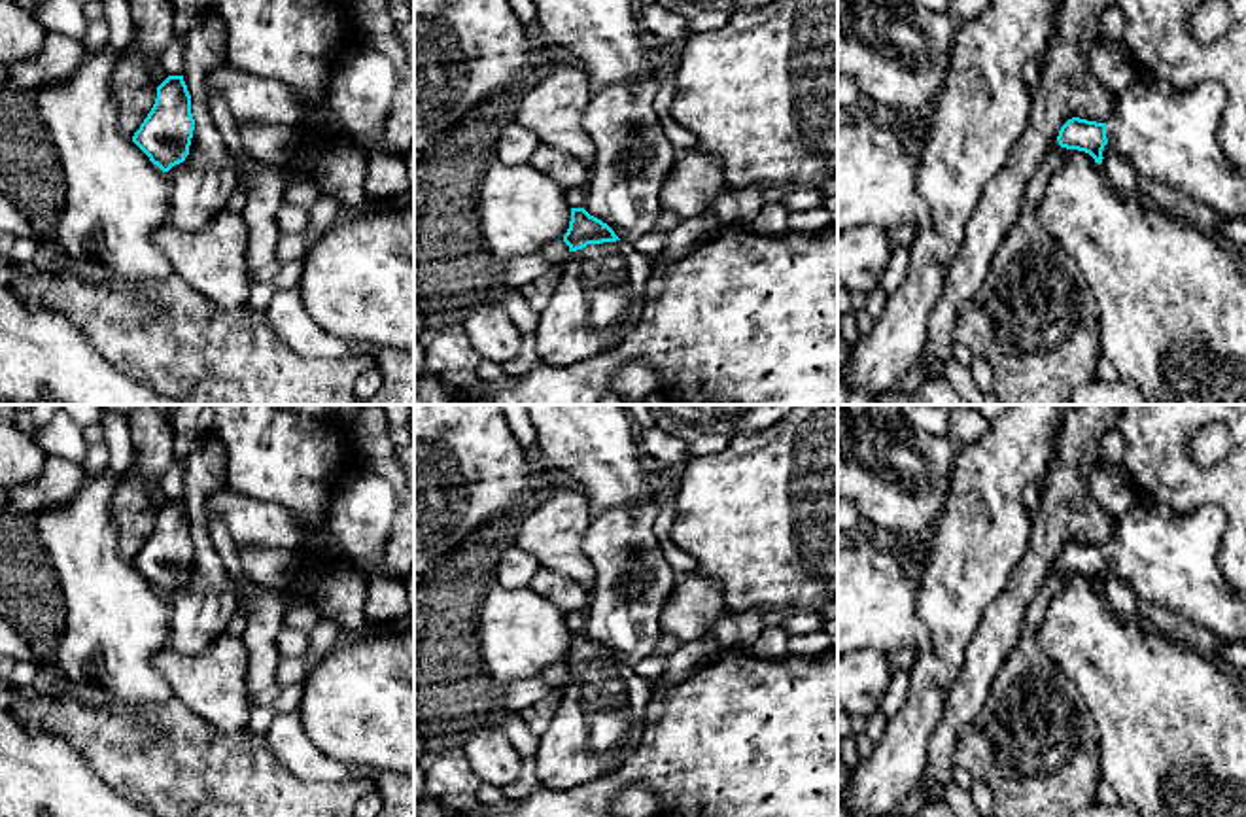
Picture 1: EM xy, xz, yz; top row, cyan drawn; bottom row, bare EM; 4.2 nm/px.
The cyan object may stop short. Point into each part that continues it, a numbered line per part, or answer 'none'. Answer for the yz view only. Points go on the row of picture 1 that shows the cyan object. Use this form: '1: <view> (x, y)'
1: yz (1165, 133)

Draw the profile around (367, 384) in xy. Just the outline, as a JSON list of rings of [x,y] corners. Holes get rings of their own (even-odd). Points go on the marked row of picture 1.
[[[374,367],[367,373],[363,373],[355,384],[354,384],[354,393],[357,401],[367,401],[371,399],[382,386],[382,373]]]

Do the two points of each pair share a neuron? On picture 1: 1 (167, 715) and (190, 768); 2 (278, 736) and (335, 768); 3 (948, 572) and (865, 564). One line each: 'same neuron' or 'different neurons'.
1: same neuron
2: same neuron
3: different neurons

